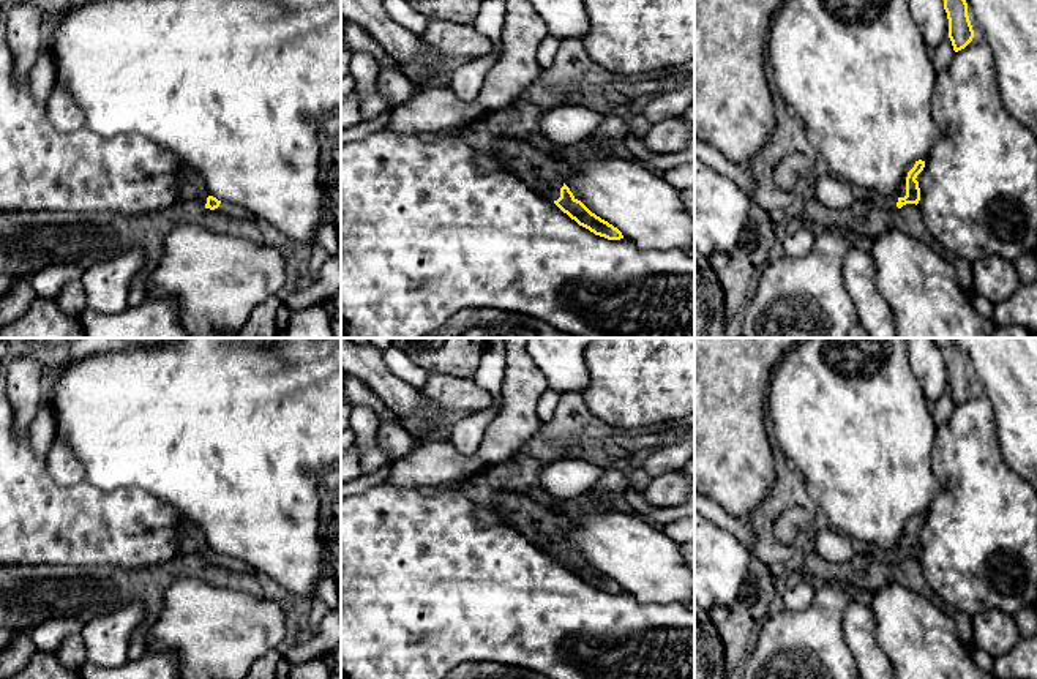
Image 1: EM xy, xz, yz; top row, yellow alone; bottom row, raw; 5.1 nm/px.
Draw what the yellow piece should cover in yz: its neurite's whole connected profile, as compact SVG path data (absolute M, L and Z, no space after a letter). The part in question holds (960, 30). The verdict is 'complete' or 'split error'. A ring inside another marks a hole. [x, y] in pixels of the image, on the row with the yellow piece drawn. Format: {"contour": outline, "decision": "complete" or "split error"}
{"contour": "M944 0L944 9L949 19L949 38L953 51L964 49L974 38L974 30L968 16L966 0Z", "decision": "complete"}

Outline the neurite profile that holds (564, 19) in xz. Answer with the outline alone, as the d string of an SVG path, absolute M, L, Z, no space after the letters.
M530 0L549 35L562 39L582 38L590 27L584 0Z

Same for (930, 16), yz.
M909 0L912 19L922 32L925 47L933 54L949 36L949 19L944 0Z

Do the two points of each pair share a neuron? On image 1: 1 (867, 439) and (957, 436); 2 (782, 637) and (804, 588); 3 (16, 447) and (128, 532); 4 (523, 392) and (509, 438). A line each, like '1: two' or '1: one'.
1: two
2: two
3: one
4: one

